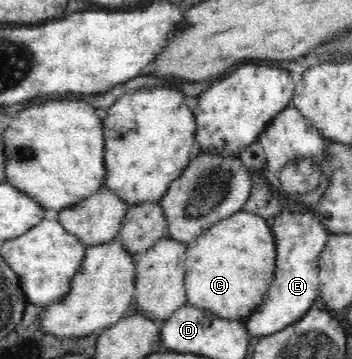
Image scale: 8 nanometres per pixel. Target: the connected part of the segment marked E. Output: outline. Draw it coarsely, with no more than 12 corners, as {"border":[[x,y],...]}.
{"border":[[280,211],[277,263],[264,302],[244,323],[273,335],[321,292],[328,231],[312,212]]}

